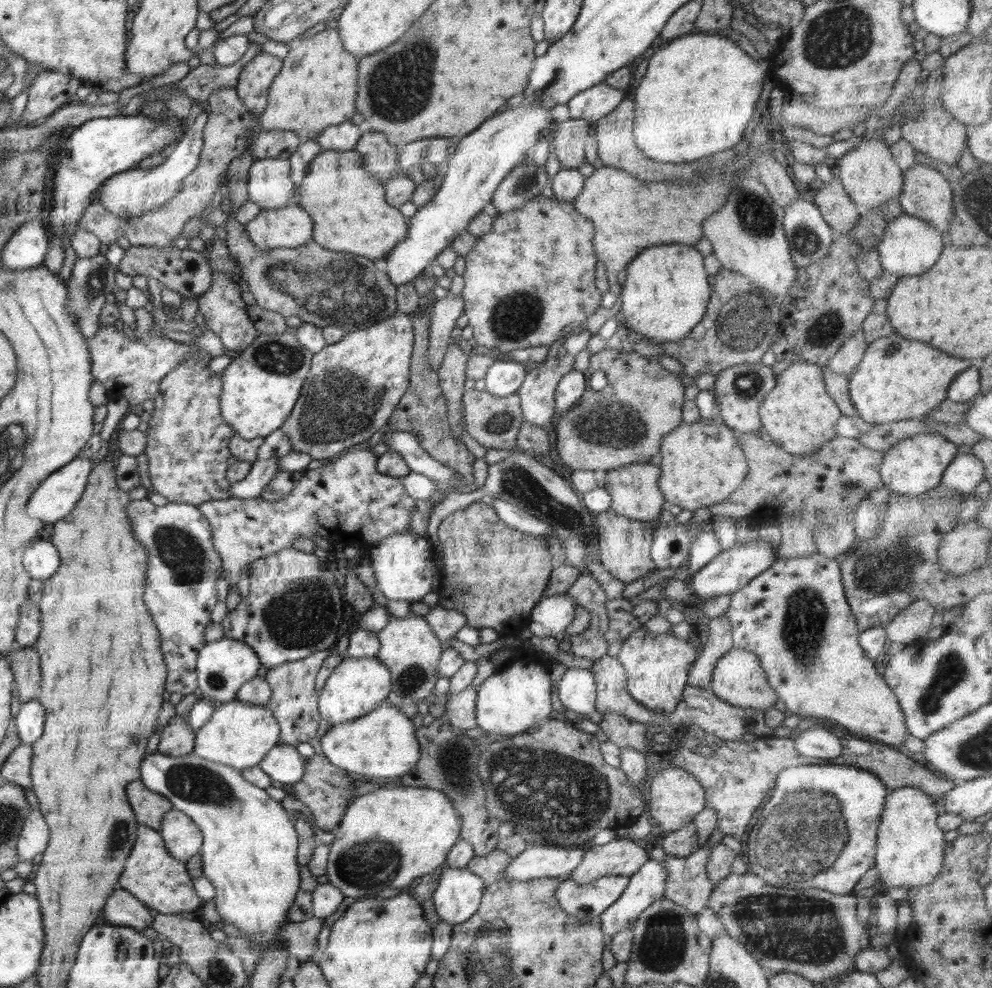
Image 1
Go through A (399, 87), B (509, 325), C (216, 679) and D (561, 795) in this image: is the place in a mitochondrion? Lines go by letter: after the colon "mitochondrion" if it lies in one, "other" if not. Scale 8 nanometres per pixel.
A: mitochondrion
B: mitochondrion
C: mitochondrion
D: mitochondrion

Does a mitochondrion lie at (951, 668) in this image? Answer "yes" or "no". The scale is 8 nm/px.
yes

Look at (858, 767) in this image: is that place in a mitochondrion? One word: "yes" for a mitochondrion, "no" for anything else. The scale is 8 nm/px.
no

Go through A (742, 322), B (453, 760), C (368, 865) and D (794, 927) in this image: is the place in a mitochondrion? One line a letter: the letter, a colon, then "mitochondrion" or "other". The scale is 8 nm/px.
A: mitochondrion
B: mitochondrion
C: mitochondrion
D: mitochondrion

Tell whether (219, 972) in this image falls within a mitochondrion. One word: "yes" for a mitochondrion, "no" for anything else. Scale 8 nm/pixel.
yes

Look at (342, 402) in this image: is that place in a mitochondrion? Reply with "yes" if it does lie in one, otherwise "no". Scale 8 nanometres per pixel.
yes

